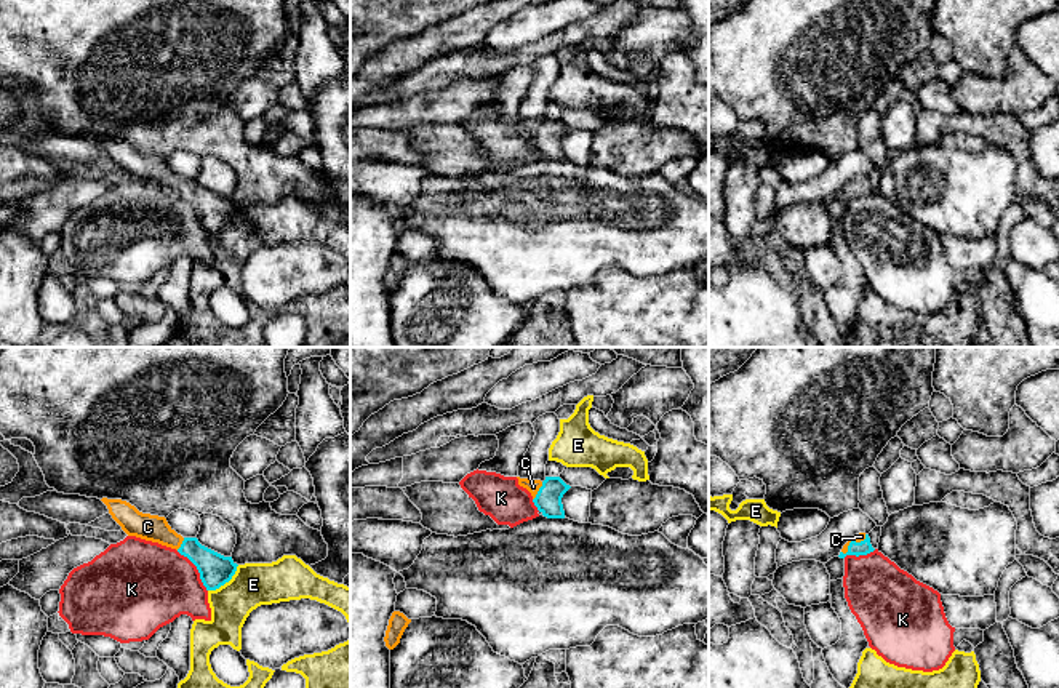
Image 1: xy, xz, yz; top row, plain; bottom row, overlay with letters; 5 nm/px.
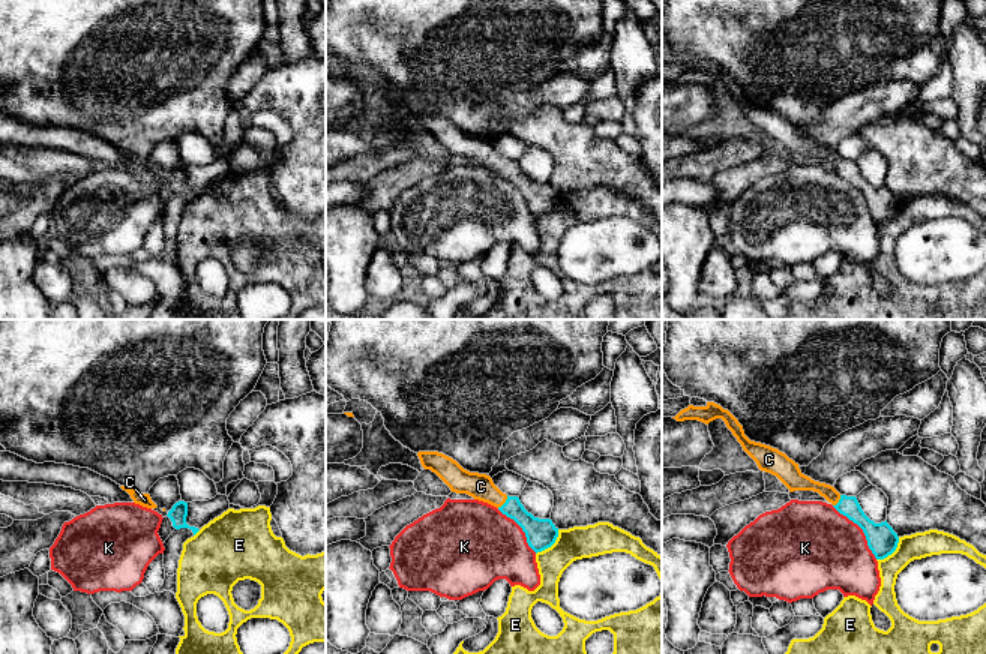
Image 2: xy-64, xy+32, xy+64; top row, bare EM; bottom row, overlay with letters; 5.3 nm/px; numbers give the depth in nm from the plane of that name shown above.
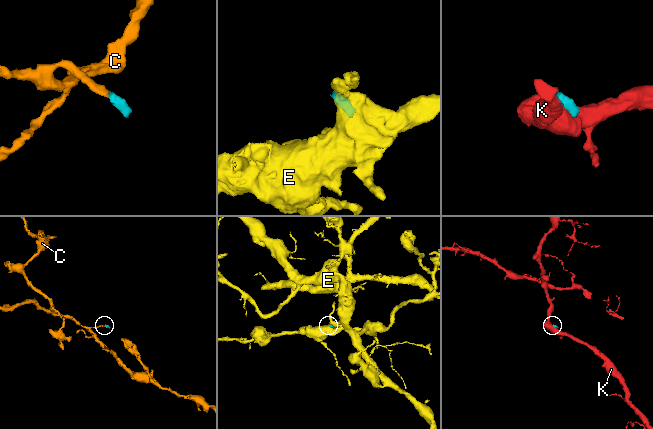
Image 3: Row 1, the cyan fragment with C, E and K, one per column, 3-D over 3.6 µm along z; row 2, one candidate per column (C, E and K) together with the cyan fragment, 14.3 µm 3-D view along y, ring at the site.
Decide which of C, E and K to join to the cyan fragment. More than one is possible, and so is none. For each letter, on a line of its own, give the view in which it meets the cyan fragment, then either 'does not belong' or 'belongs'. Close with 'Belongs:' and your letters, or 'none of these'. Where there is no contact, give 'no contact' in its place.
C: yz | belongs
E: xy | does not belong
K: xy | does not belong
Belongs: C

